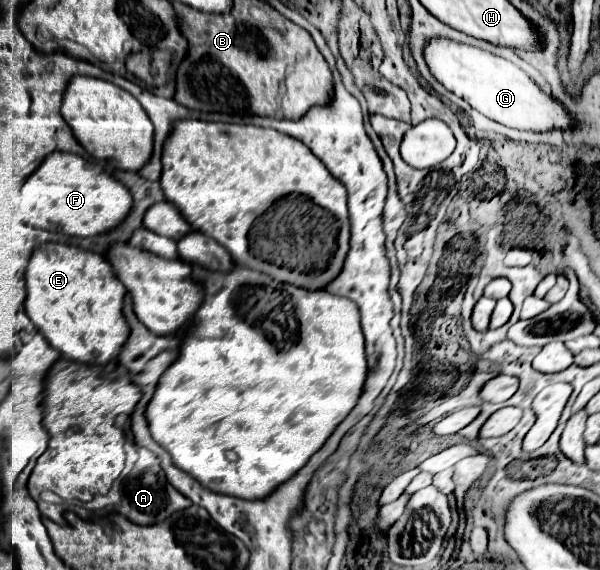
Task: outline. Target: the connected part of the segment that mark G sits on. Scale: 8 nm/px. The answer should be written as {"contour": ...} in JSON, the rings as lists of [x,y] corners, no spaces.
{"contour":[[[432,38],[426,44],[424,54],[438,82],[442,82],[452,94],[460,96],[472,108],[476,108],[480,114],[494,122],[500,122],[514,130],[538,134],[552,130],[570,132],[578,126],[578,120],[562,102],[558,102],[550,92],[542,90],[540,84],[532,80],[524,70],[500,56],[446,38]]]}

